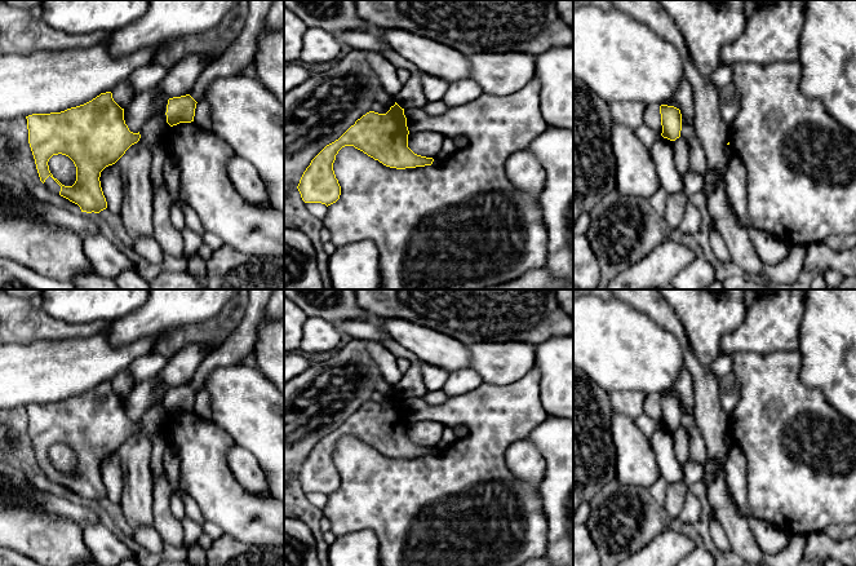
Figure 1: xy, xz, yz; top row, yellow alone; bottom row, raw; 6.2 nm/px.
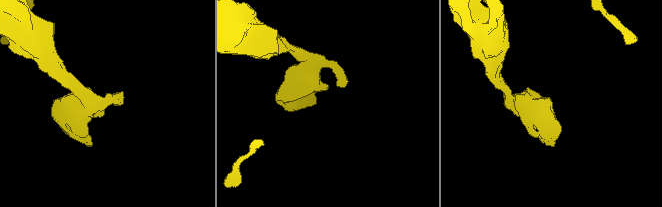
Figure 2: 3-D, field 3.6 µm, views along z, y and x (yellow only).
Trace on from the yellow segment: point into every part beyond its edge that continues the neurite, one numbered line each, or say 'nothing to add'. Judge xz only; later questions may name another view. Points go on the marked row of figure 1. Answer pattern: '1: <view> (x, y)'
nothing to add

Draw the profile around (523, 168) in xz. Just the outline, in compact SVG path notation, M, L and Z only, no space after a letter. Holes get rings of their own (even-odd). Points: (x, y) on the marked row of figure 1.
M528 149L519 150L505 162L507 178L518 190L528 194L541 208L541 194L546 183L546 173L541 162Z

